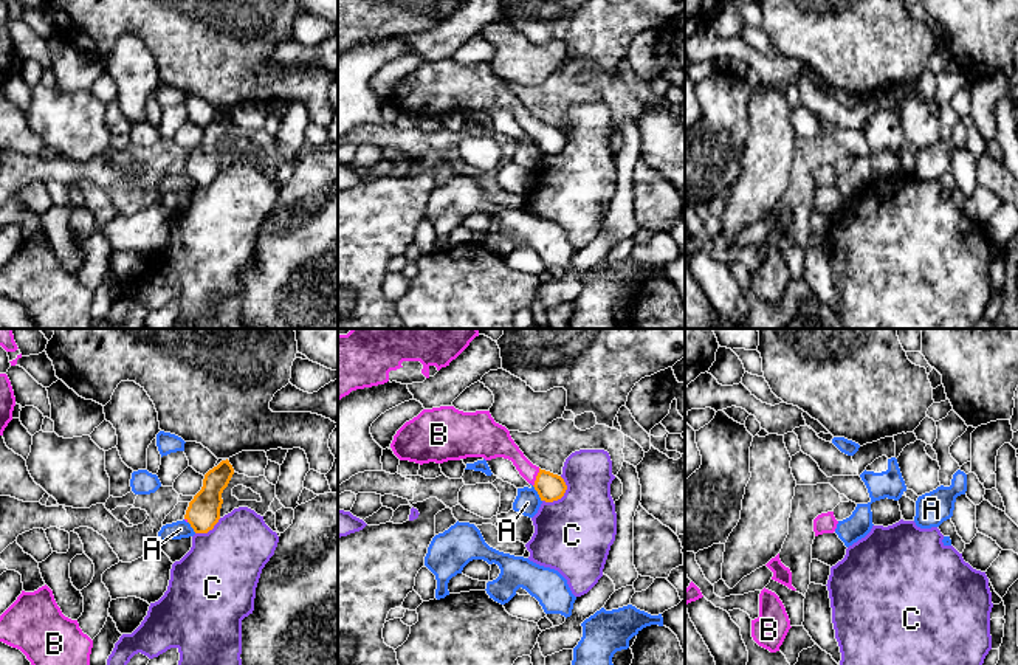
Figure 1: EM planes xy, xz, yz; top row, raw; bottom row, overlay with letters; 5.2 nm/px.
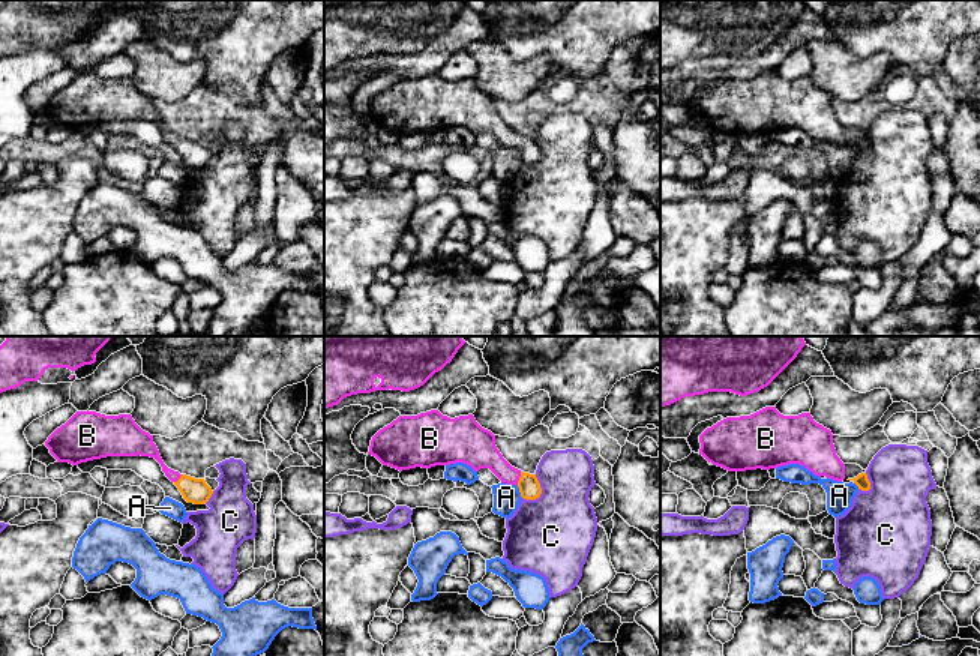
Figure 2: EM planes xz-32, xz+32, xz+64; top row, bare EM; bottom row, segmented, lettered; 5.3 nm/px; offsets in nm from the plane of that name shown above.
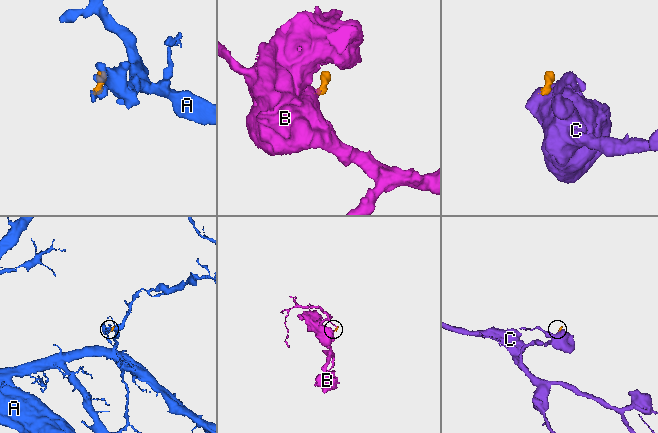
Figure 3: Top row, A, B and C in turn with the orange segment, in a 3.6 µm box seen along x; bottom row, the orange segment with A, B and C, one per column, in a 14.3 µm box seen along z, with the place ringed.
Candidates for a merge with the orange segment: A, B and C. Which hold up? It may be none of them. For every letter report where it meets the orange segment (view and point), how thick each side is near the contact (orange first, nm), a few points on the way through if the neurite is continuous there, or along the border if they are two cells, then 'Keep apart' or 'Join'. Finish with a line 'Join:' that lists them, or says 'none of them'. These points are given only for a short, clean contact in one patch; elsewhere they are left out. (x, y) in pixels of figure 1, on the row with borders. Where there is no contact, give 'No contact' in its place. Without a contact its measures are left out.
A: Touches orange at xz (538, 493). Thickness 150 nm (orange) against 140 nm. Boundary: xz (532, 485), (541, 501). Keep apart
B: Touches orange at xz (536, 478). Thickness 150 nm (orange) against 130 nm. Path across: xz (550, 487), (536, 478), (501, 445). Join
C: Touches orange at xz (561, 496). Thickness 150 nm (orange) against 400 nm. Boundary: xz (561, 476), (566, 492), (557, 499), (543, 501). Keep apart
Join: B

